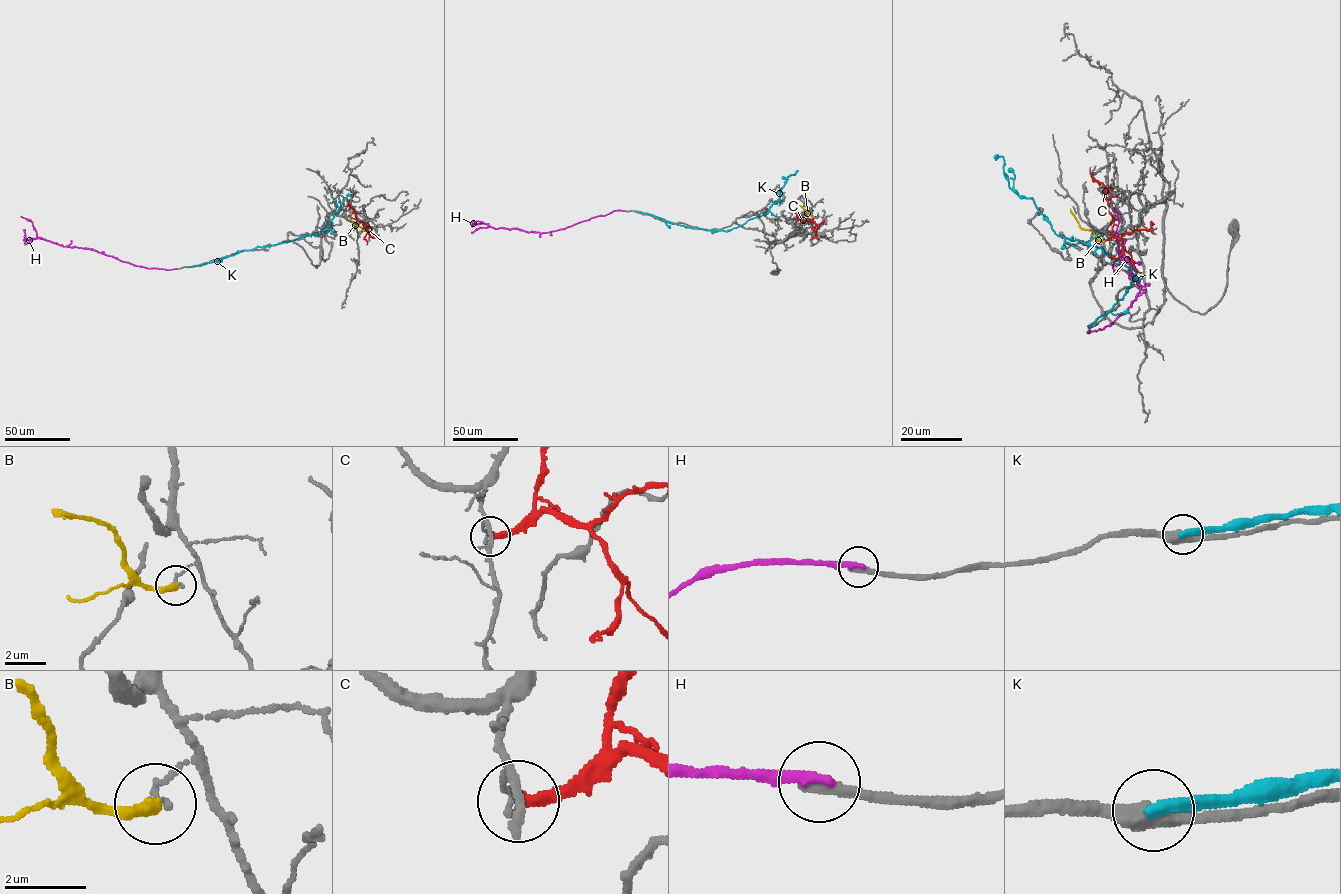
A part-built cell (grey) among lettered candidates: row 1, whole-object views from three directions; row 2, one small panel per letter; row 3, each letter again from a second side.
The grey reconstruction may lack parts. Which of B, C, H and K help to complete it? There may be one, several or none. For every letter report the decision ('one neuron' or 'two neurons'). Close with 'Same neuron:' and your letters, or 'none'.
B: two neurons
C: two neurons
H: two neurons
K: two neurons
Same neuron: none

